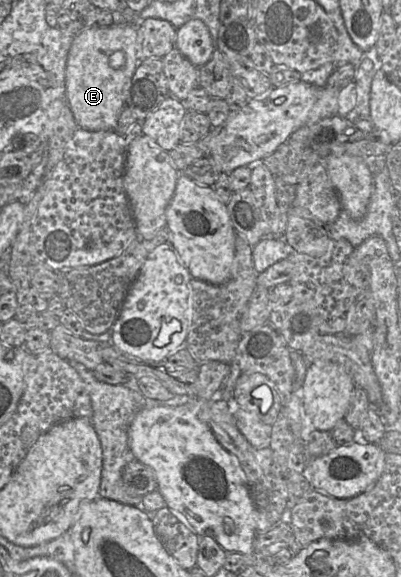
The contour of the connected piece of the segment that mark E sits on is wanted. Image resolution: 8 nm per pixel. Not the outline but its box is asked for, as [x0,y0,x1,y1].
[65,19,139,131]

